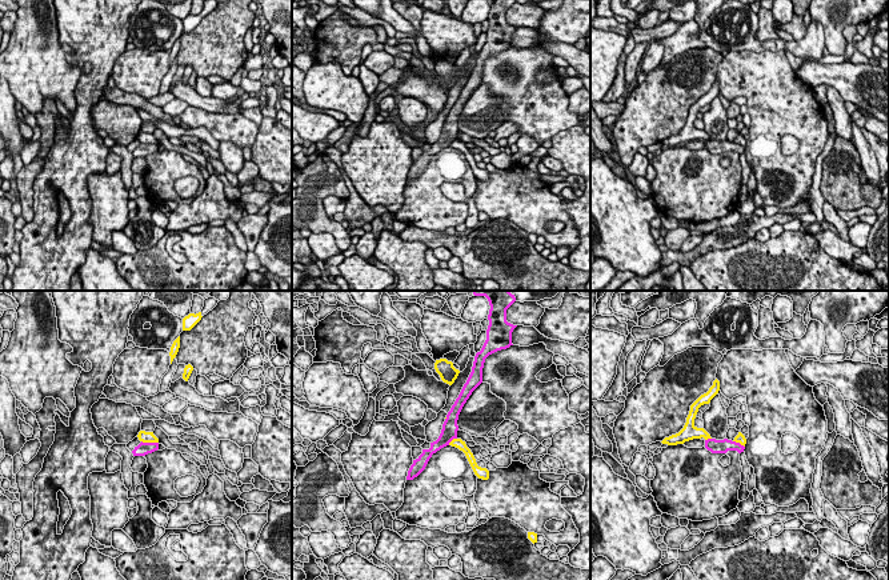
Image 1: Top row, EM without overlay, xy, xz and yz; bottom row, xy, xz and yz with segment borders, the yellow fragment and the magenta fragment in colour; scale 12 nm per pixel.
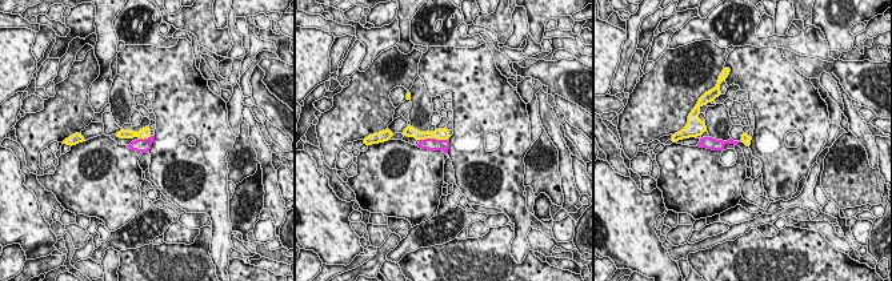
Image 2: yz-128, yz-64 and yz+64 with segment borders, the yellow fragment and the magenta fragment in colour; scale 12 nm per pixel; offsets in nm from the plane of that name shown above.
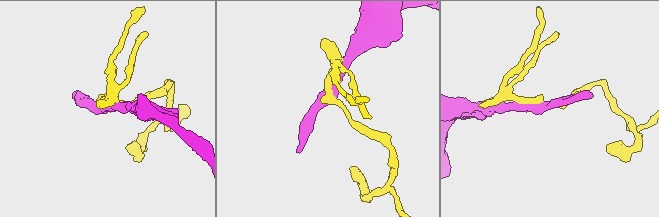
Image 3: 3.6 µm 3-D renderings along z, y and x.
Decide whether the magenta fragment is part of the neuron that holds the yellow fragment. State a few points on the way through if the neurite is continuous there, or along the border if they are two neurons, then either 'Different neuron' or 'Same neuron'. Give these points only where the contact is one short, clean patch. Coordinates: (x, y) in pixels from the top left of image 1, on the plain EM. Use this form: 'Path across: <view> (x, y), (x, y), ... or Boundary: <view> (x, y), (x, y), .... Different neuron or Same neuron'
Boundary: xy (141, 142), (157, 144). Different neuron

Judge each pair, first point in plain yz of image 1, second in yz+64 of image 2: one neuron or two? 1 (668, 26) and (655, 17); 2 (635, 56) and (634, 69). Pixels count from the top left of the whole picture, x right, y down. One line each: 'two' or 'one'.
1: two
2: one

